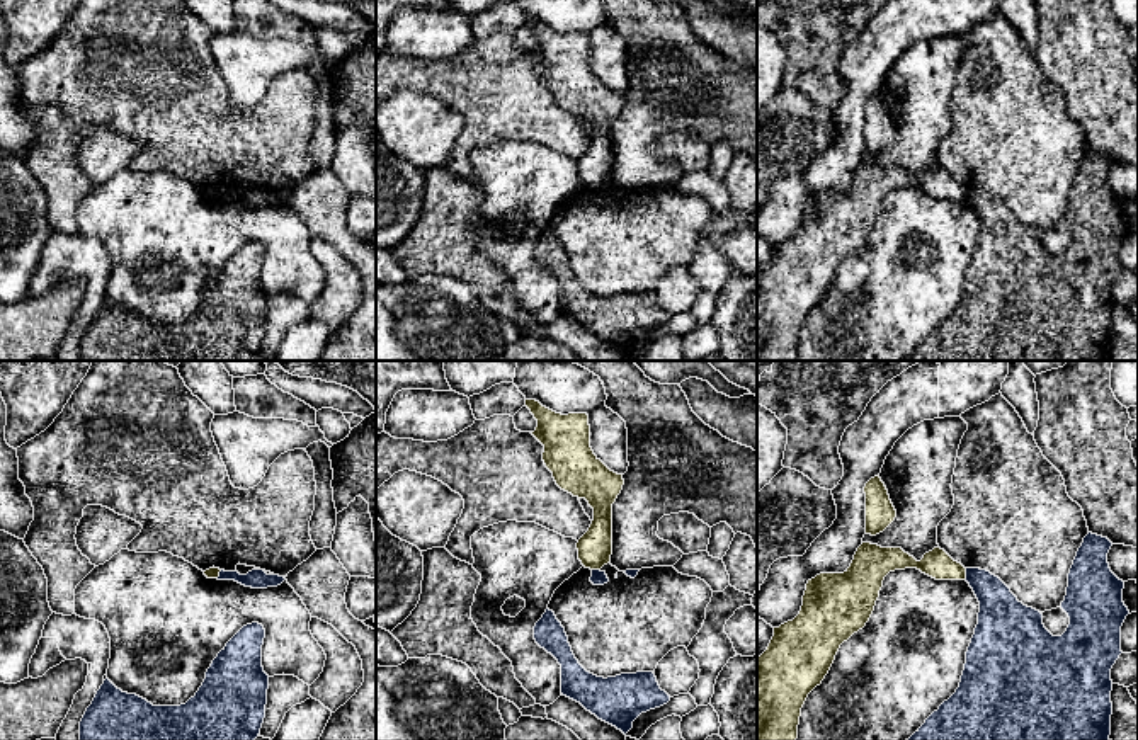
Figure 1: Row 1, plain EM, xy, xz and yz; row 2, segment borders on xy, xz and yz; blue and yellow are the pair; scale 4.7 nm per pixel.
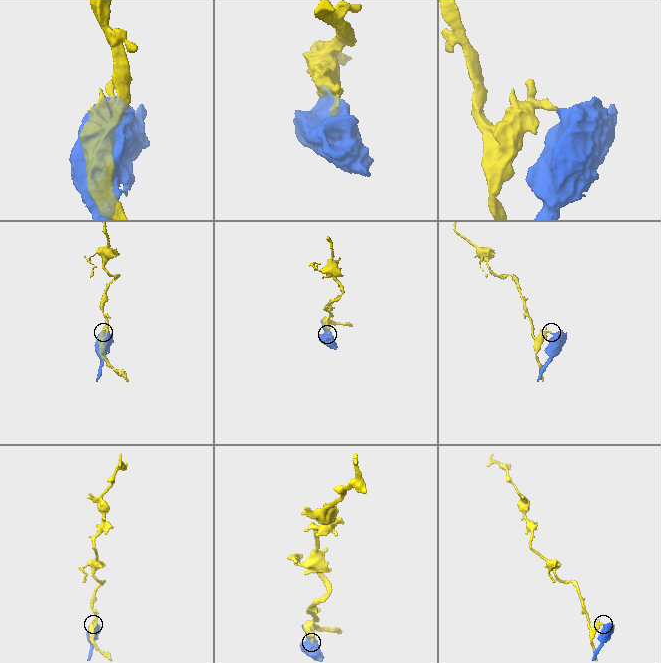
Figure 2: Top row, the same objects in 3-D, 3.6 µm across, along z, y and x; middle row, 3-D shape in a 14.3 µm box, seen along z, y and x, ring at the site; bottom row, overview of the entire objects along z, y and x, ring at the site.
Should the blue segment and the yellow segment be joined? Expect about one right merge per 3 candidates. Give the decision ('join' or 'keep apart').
keep apart

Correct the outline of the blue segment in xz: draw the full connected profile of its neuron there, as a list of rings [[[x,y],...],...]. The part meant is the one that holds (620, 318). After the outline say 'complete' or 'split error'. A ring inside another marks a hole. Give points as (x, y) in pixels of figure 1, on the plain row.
[[[549,228],[534,245],[534,259],[561,284],[561,313],[580,322],[624,354],[641,332],[670,320],[653,291],[621,293],[607,298],[587,291],[575,277],[565,247]]]; complete

